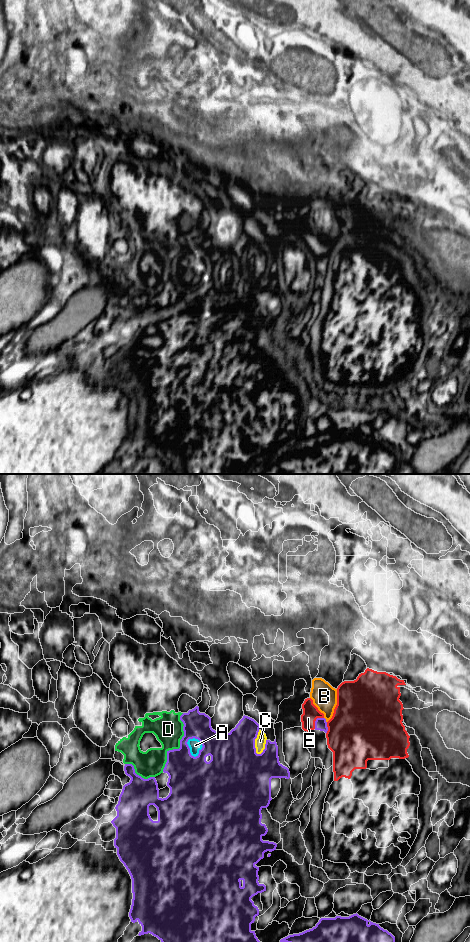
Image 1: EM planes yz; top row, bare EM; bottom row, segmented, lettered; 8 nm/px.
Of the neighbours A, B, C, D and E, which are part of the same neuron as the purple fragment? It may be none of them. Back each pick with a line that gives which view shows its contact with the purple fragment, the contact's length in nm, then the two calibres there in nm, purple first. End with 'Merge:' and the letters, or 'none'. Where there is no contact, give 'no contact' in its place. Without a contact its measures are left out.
Merge: none

